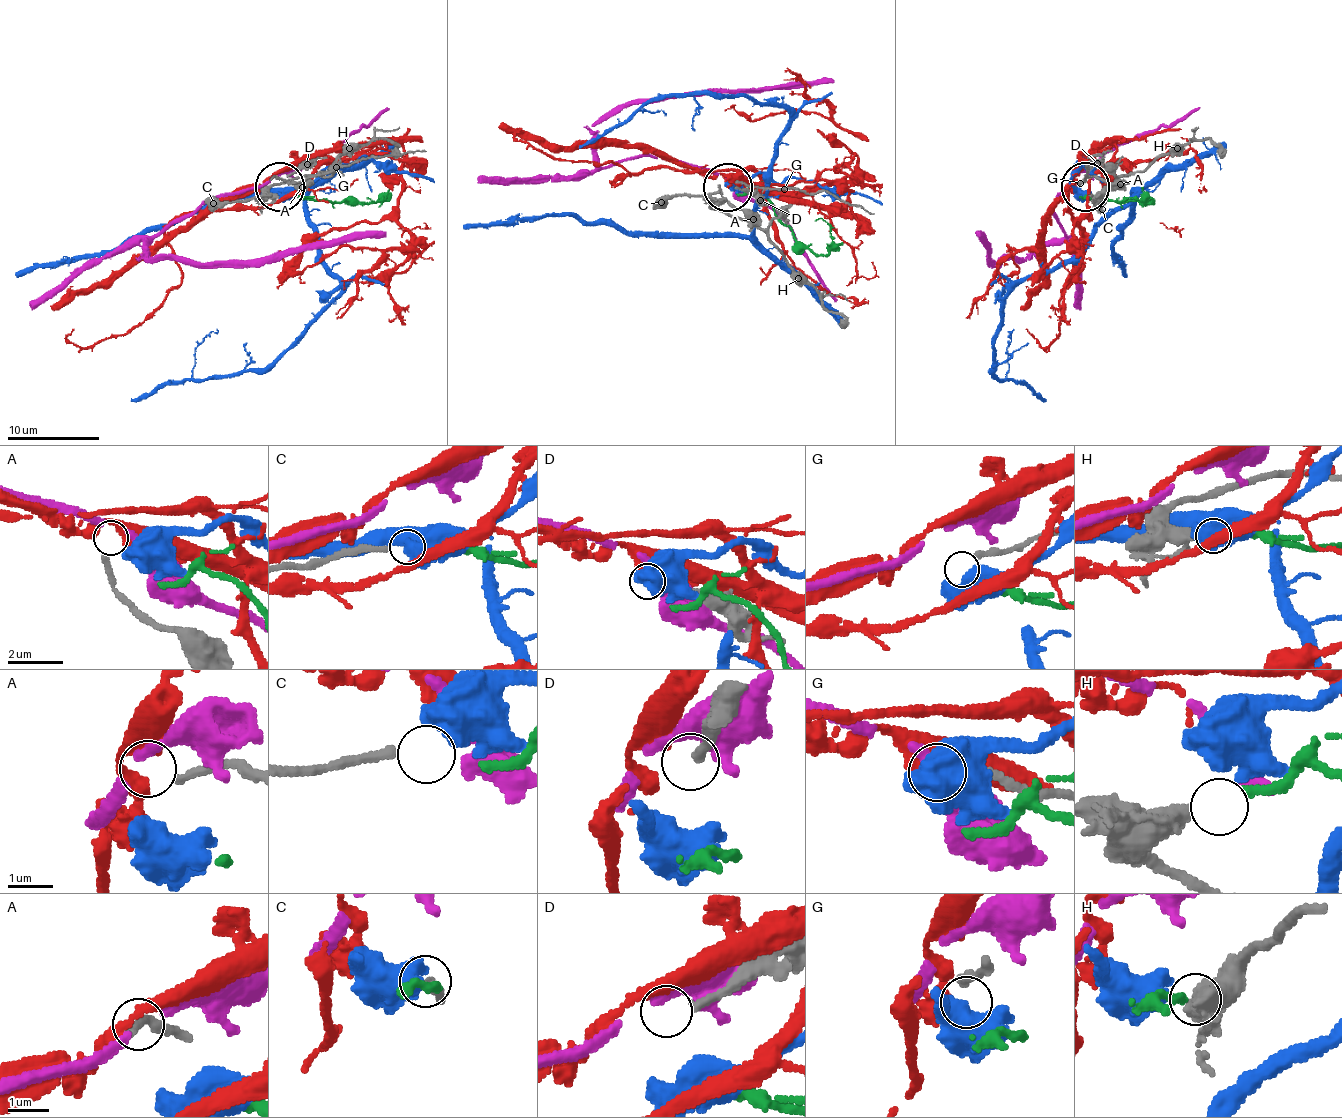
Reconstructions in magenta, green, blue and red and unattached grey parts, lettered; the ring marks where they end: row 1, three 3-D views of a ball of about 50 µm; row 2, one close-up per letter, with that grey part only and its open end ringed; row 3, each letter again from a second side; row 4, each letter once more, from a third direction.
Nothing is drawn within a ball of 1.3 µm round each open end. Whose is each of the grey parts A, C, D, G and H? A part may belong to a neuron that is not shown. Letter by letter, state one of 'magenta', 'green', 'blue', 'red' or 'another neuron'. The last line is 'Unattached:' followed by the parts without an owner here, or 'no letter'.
A: red
C: another neuron
D: another neuron
G: another neuron
H: green
Unattached: C, D, G

